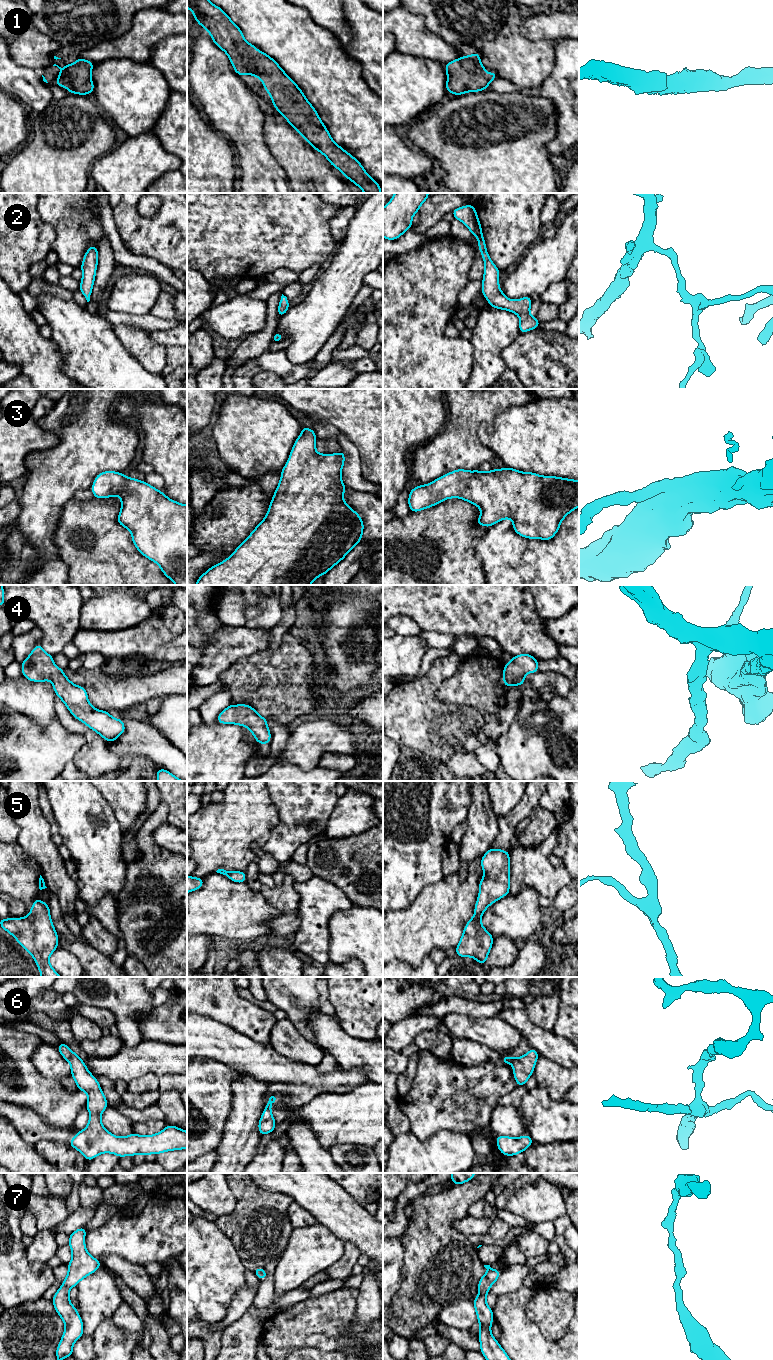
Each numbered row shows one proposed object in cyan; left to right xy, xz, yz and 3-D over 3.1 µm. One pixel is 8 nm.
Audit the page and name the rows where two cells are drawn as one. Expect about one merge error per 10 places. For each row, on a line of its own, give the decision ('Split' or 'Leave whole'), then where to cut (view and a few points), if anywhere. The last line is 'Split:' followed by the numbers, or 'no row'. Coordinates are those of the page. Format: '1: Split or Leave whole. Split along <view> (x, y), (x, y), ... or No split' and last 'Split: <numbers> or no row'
1: Leave whole. No split
2: Leave whole. No split
3: Leave whole. No split
4: Leave whole. No split
5: Leave whole. No split
6: Leave whole. No split
7: Leave whole. No split
Split: no row

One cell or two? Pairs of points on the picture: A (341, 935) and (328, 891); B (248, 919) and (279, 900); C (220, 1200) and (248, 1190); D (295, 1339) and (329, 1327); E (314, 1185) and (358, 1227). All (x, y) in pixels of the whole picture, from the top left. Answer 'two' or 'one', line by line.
A: two
B: two
C: two
D: one
E: one

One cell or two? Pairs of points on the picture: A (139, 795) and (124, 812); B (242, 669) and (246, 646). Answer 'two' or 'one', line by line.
A: one
B: two

